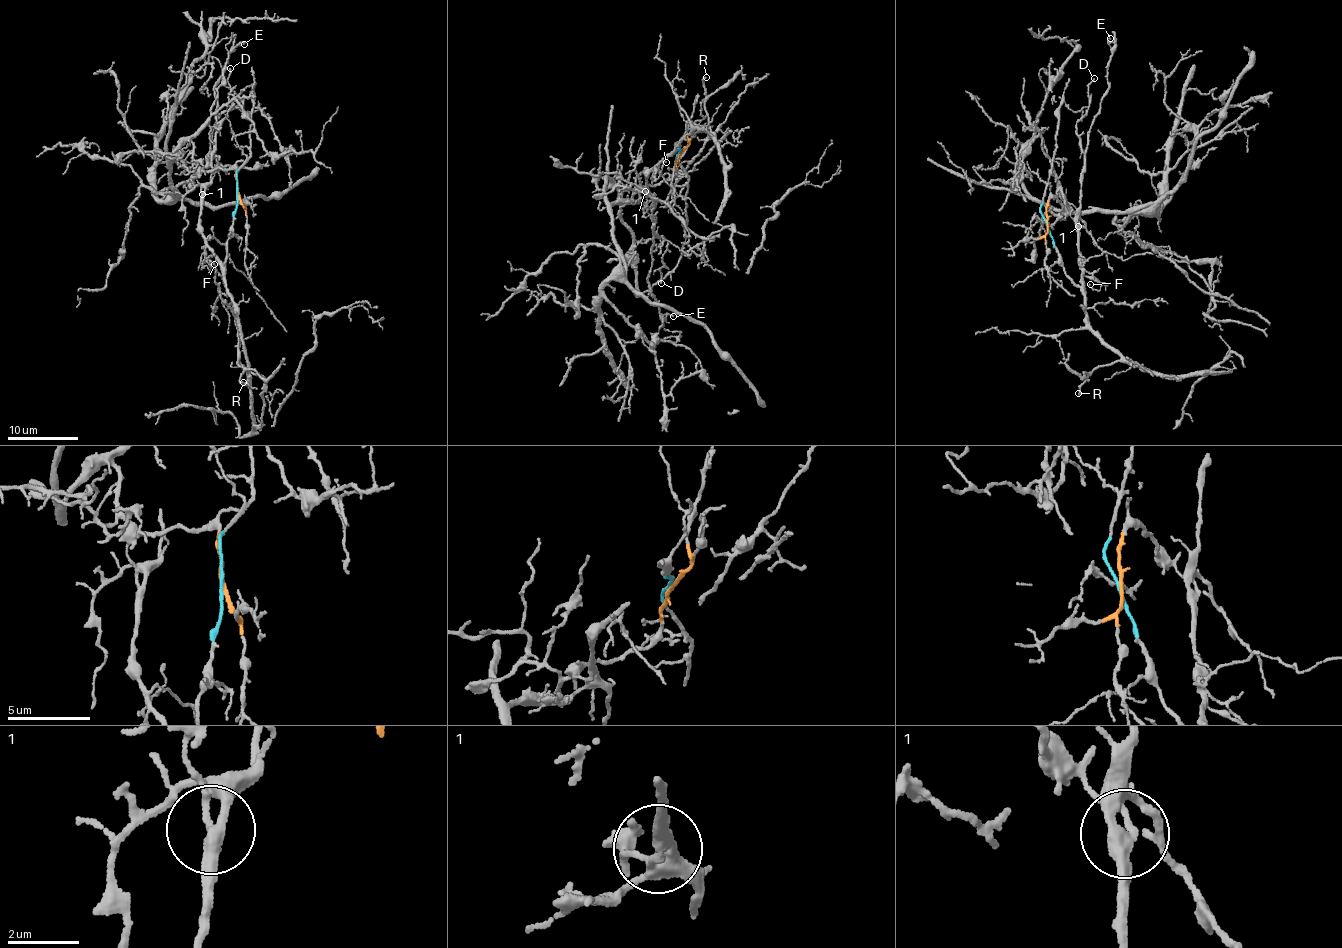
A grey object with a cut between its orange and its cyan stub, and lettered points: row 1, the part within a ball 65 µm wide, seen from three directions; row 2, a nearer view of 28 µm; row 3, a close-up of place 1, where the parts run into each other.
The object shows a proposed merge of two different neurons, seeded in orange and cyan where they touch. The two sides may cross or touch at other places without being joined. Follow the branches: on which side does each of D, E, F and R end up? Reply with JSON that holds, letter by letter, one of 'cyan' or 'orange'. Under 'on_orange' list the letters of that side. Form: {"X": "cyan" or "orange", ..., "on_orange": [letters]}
{"D": "cyan", "E": "cyan", "F": "cyan", "R": "cyan", "on_orange": []}

